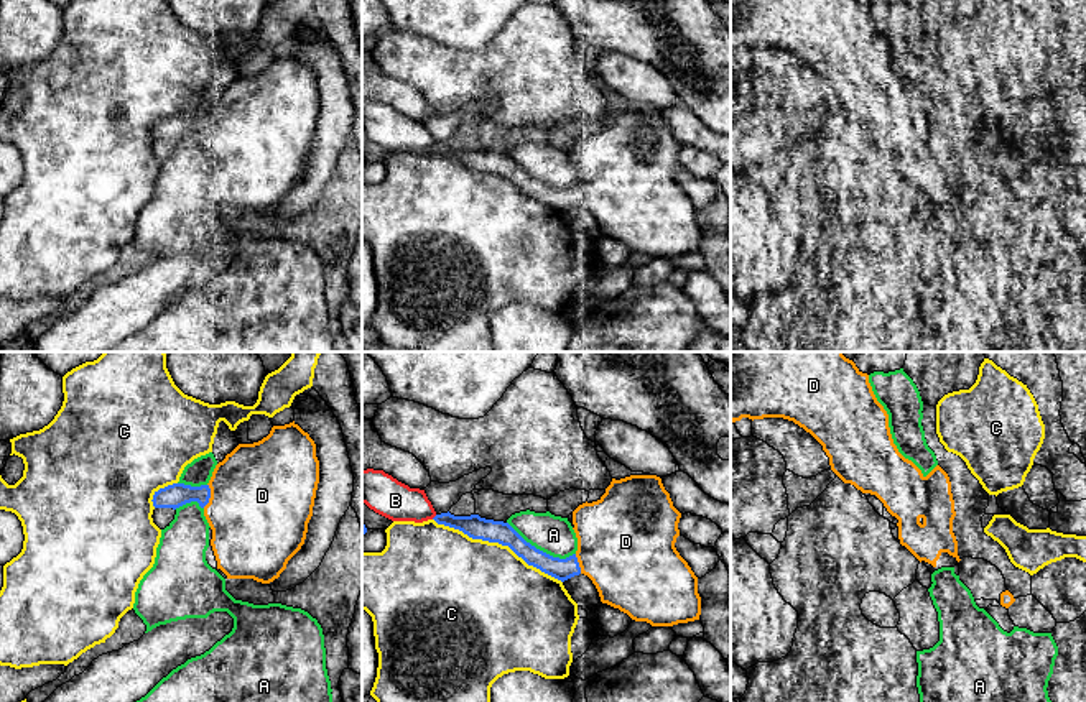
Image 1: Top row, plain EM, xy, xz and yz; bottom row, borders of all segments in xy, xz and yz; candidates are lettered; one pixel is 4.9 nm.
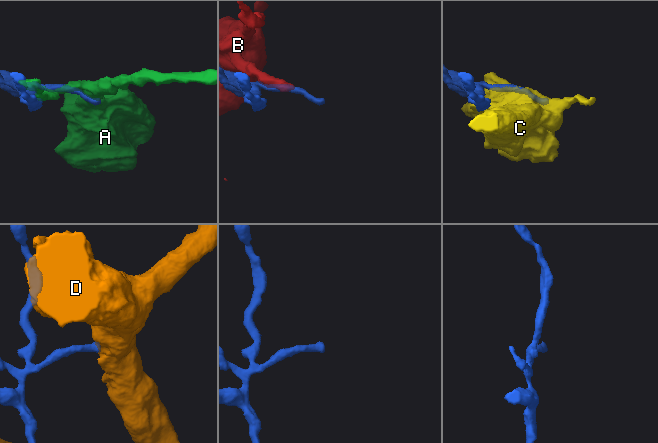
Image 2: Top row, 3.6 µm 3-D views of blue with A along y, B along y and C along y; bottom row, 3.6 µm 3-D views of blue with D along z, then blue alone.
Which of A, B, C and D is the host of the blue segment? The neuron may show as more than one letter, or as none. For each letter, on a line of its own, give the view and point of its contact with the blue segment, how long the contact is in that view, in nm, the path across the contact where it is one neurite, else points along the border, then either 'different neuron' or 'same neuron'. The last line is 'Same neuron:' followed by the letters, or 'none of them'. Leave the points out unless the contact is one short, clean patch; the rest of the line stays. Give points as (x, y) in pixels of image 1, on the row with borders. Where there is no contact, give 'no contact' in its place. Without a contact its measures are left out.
A: xz (542, 551) | 380 nm | different neuron
B: xz (435, 517) | 40 nm | different neuron
C: xz (497, 541) | 700 nm | different neuron
D: xy (209, 495) | 120 nm | same neuron
Same neuron: D

